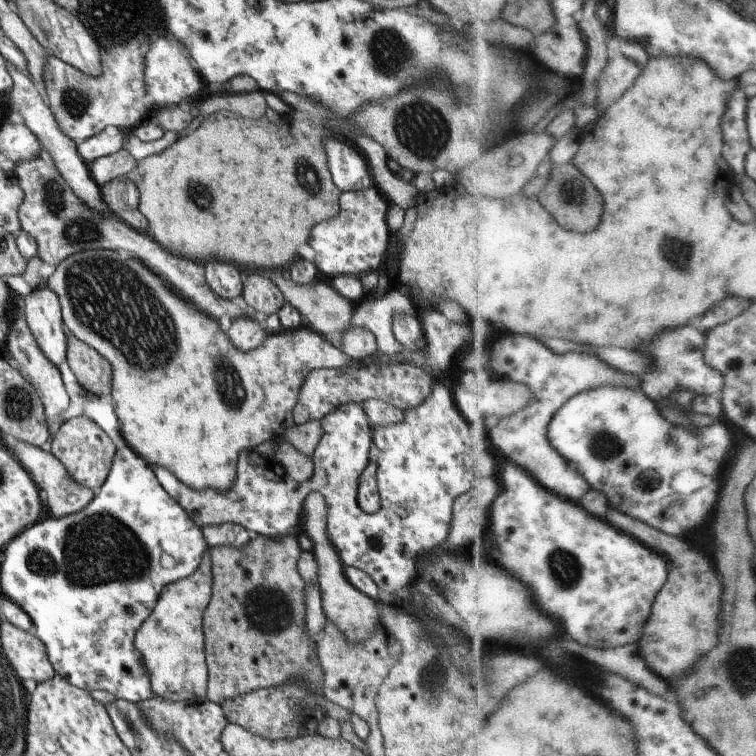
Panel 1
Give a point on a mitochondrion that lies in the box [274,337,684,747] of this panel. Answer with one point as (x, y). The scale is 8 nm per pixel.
(432, 678)

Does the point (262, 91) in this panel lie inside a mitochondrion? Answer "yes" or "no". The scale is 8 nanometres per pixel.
no

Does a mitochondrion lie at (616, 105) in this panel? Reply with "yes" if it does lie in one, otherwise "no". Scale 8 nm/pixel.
no

